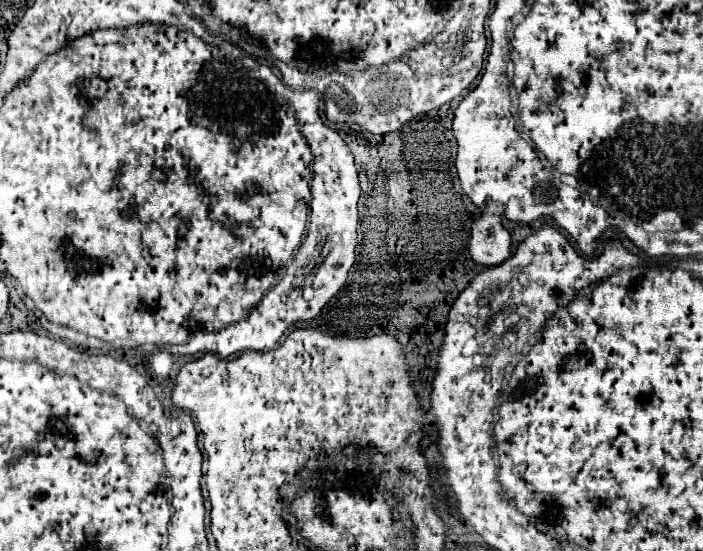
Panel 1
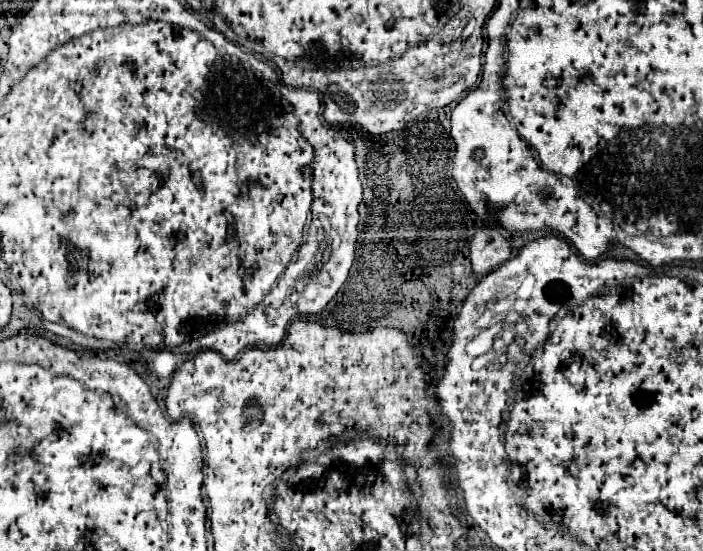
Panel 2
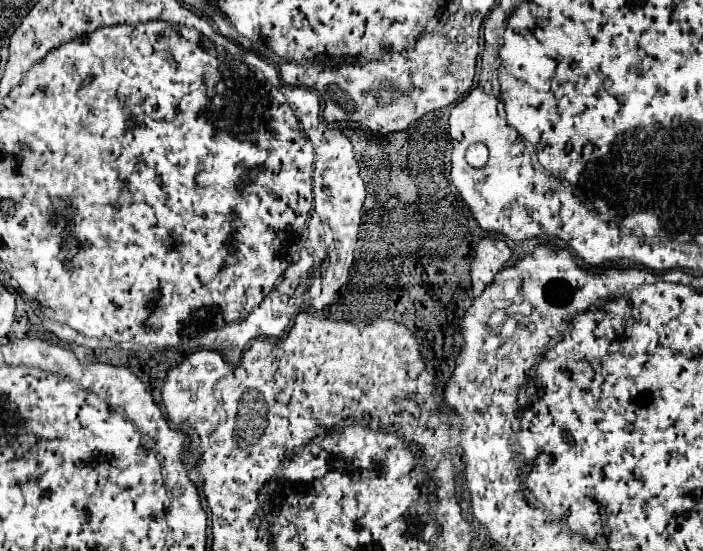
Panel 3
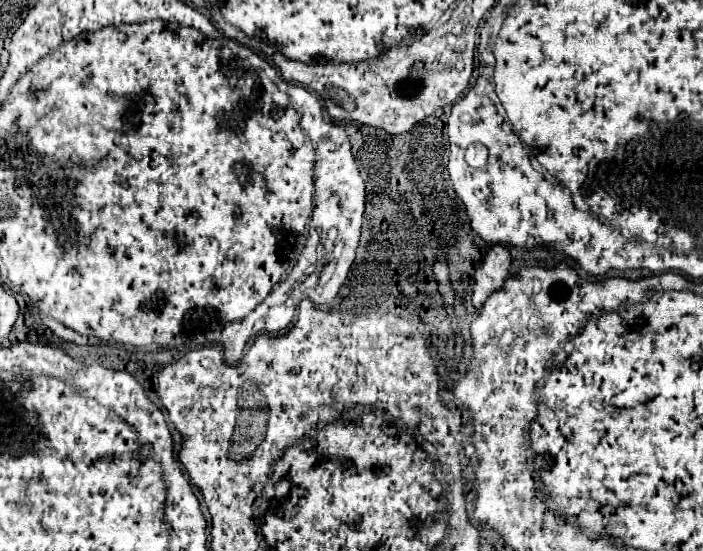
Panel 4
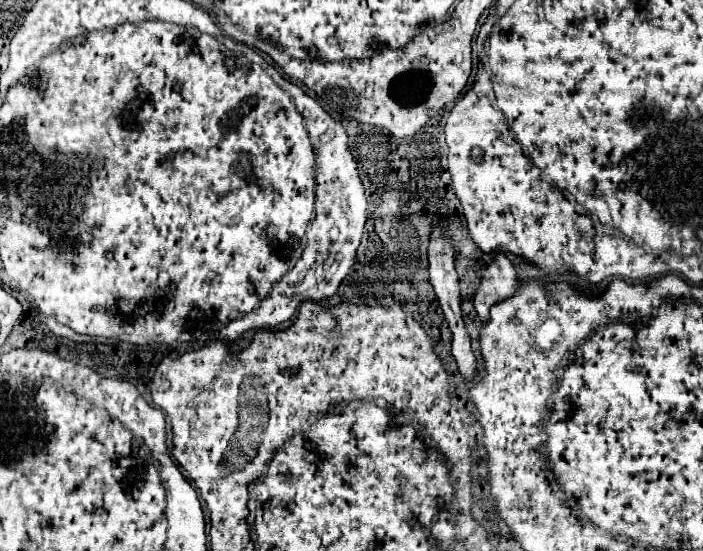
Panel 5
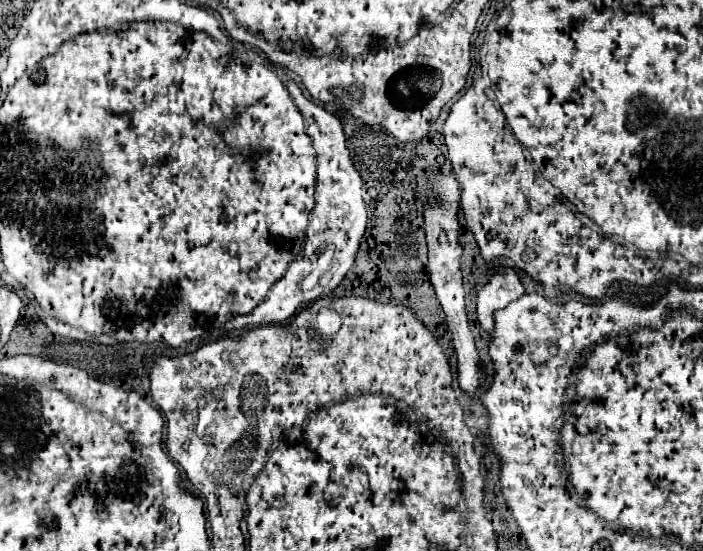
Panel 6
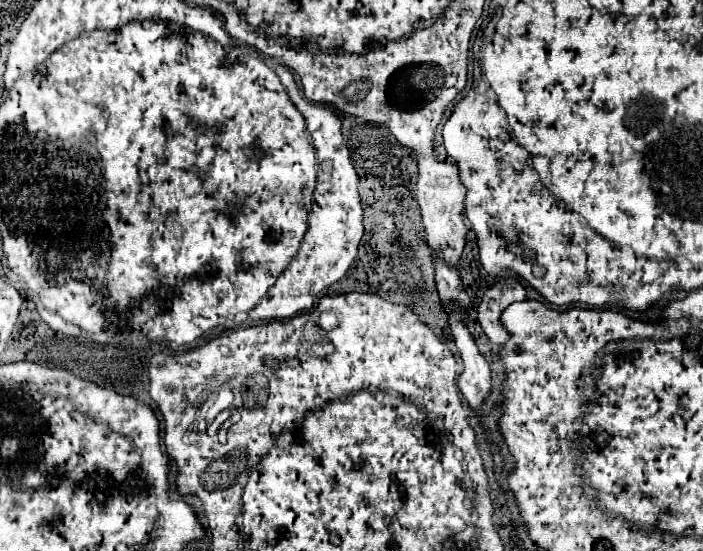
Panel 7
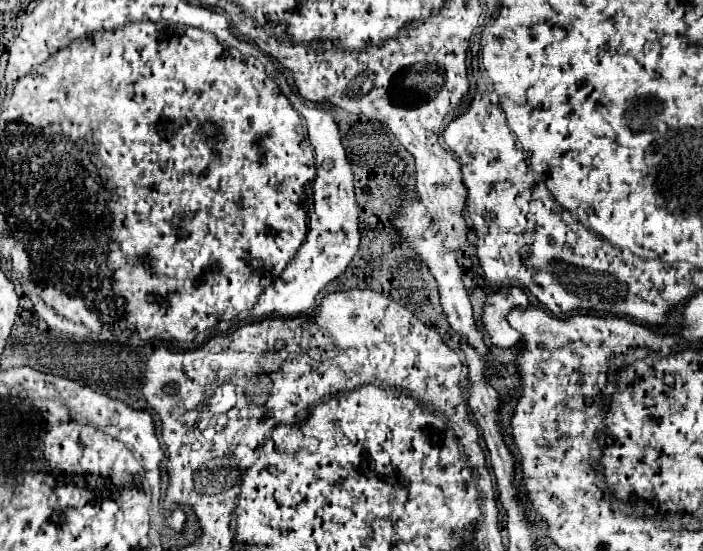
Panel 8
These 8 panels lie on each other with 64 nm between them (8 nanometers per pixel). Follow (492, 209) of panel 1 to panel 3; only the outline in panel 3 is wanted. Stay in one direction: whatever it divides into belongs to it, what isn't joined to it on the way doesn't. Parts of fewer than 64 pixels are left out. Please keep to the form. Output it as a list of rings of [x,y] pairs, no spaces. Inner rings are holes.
[[[486,236],[476,246],[476,258],[472,264],[472,292],[474,296],[480,296],[486,286],[494,282],[494,276],[504,268],[504,264],[510,260],[512,252],[506,246],[502,238]]]

